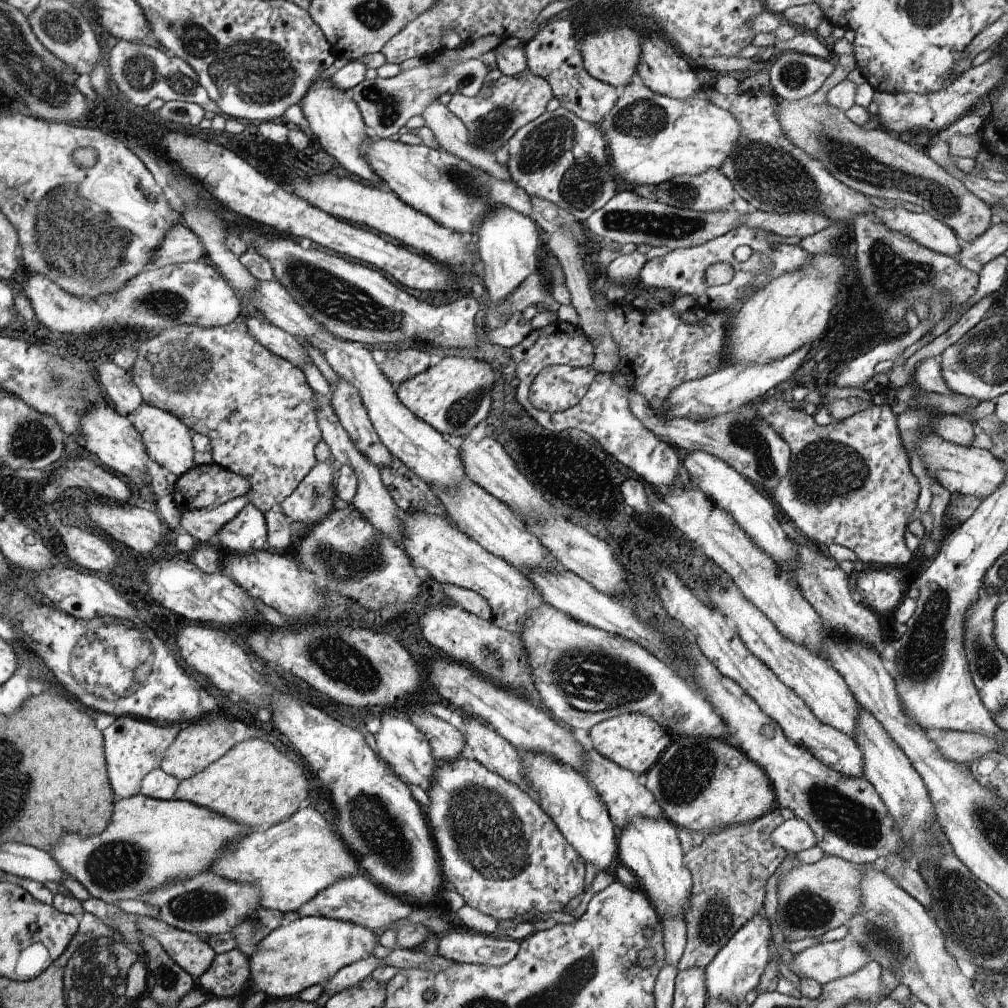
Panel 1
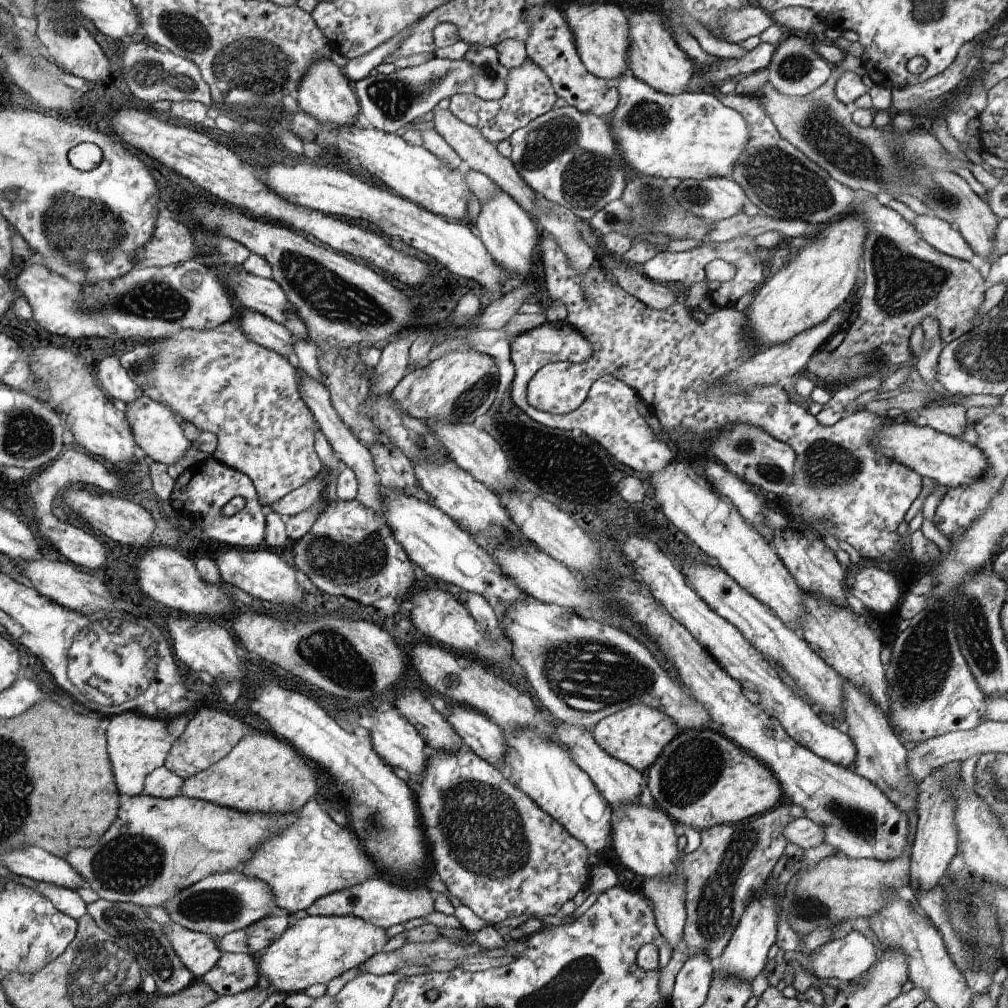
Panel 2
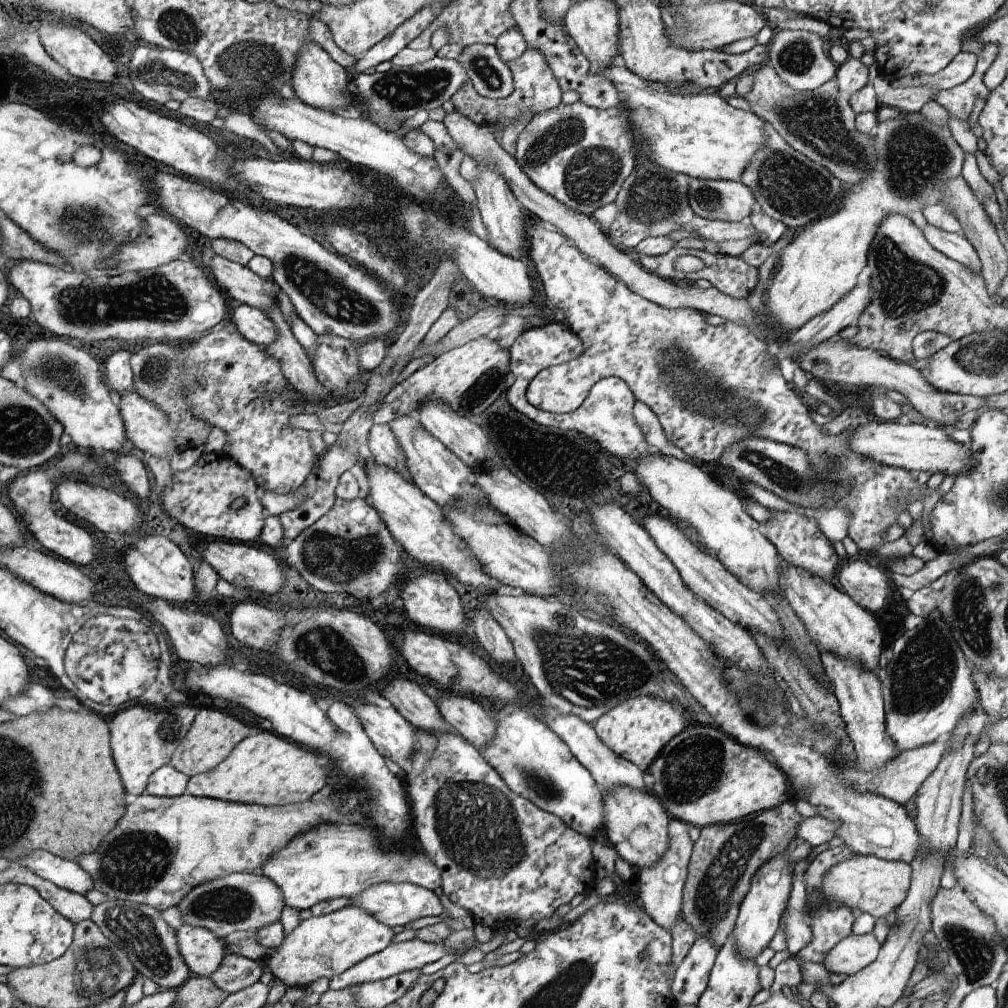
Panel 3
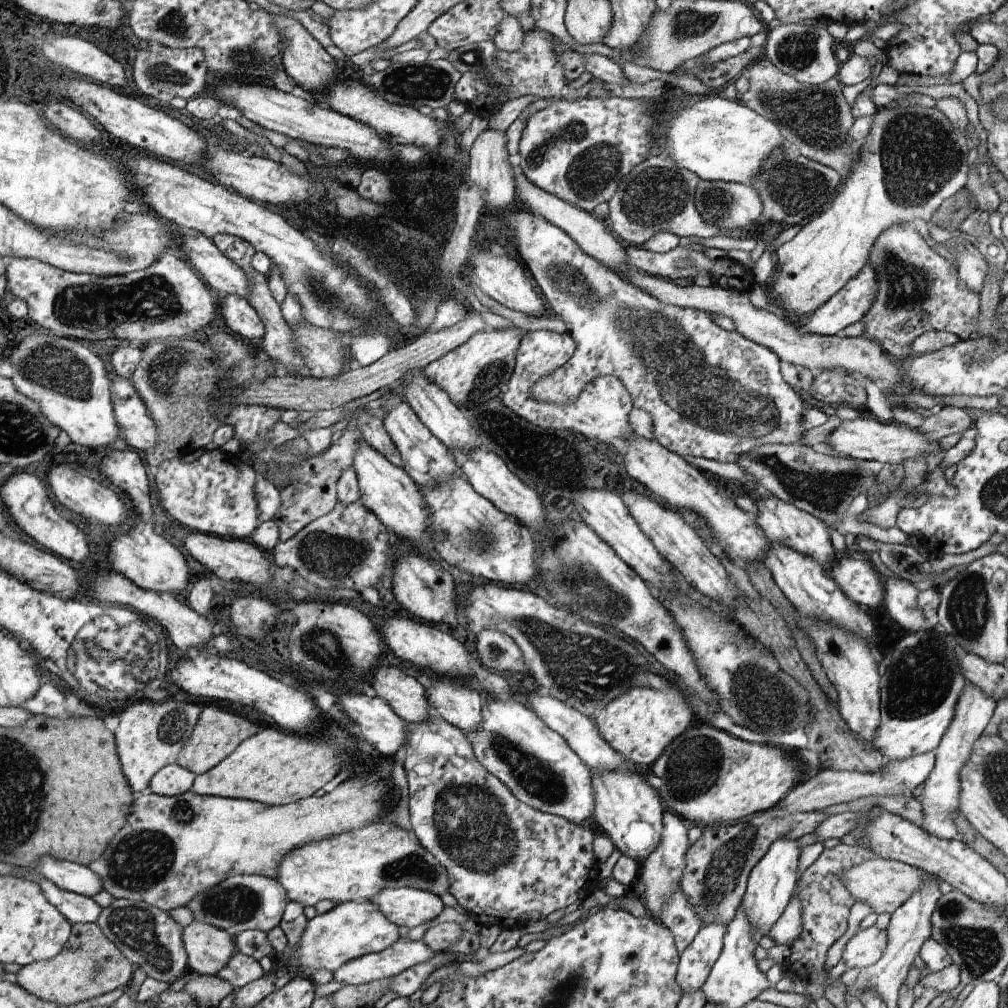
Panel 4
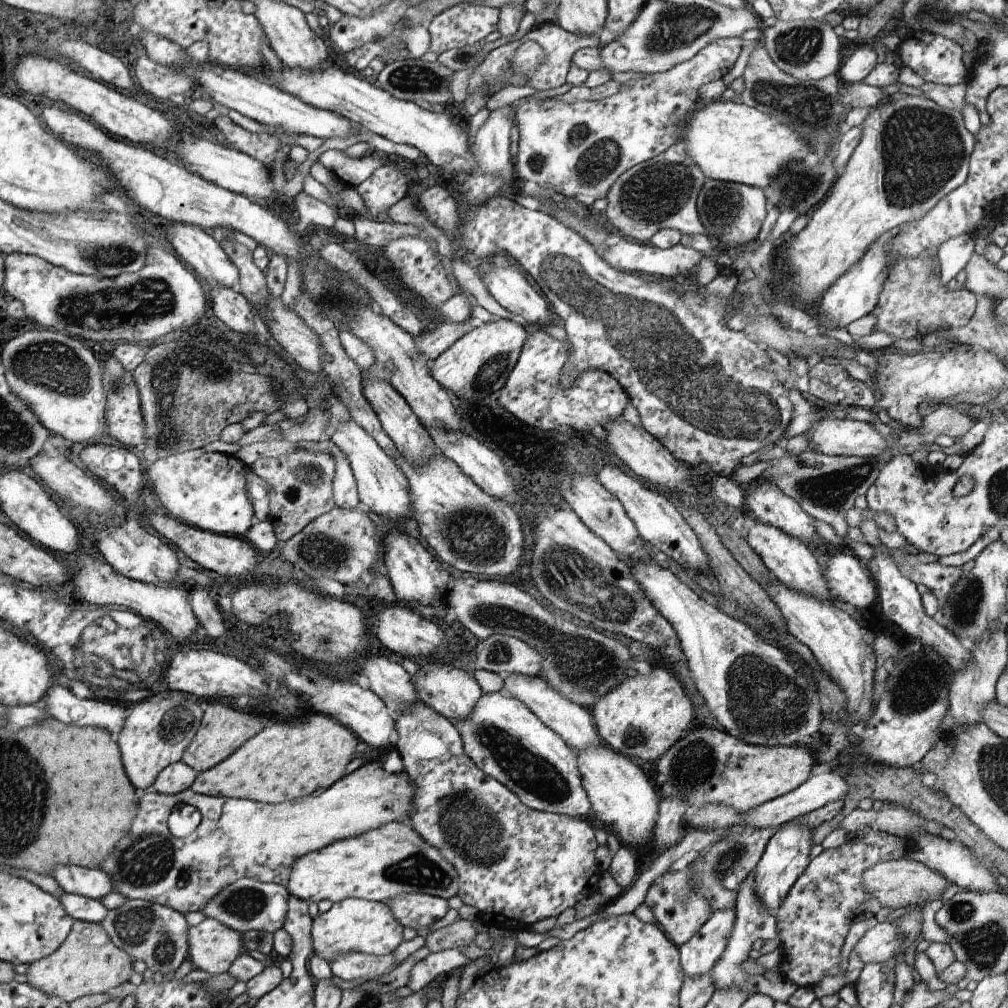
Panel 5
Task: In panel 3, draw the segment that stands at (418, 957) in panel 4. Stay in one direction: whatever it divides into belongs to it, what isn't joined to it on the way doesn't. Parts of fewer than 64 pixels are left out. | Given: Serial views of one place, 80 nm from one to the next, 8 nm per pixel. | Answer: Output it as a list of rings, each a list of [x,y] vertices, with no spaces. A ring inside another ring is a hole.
[[[418,938],[403,943],[393,943],[388,945],[383,951],[370,955],[364,961],[357,962],[352,968],[346,969],[344,973],[335,974],[330,980],[334,980],[336,984],[344,982],[346,987],[352,987],[358,983],[371,983],[393,977],[404,971],[424,968],[426,964],[436,962],[445,954],[448,954],[448,952],[445,950],[444,944],[427,943]]]

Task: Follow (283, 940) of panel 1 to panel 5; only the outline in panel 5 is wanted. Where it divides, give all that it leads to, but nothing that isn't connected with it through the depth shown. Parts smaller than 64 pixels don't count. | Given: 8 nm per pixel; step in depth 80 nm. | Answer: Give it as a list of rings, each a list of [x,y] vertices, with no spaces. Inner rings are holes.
[[[350,897],[333,903],[328,912],[319,913],[313,920],[313,952],[328,963],[342,953],[359,952],[384,956],[392,953],[404,940],[403,926],[394,918],[387,902],[369,901]]]

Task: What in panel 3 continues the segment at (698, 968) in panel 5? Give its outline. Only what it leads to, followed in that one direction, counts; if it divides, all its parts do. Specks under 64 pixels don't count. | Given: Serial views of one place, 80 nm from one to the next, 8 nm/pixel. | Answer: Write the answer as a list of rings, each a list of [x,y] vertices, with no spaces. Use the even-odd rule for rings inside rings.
[[[699,936],[675,968],[671,989],[676,1005],[696,1005],[706,990],[709,972],[715,963],[719,948],[713,936]]]

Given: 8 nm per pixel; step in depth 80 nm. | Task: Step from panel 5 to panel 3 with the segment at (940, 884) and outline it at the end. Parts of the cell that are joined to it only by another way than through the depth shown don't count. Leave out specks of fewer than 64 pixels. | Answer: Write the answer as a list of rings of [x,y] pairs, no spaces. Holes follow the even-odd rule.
[[[858,855],[838,863],[823,878],[819,897],[827,903],[848,905],[851,910],[859,908],[875,919],[895,911],[904,902],[912,882],[912,867],[902,861],[887,861],[872,855]]]

